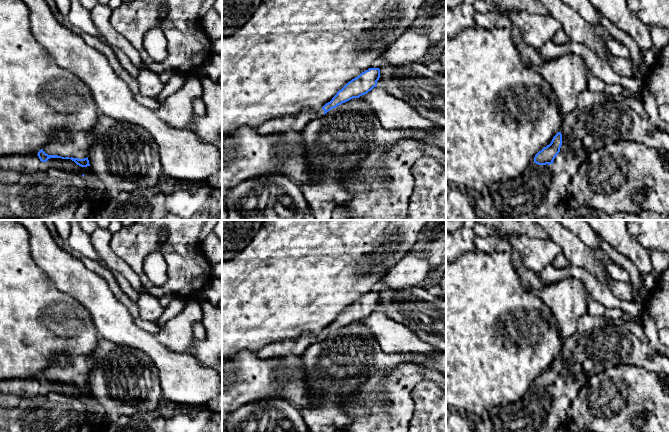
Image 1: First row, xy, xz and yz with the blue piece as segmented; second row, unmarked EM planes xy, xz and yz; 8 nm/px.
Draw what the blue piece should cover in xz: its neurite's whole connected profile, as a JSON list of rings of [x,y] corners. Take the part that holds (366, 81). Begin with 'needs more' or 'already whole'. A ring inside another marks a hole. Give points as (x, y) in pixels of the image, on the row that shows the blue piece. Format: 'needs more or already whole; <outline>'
needs more; [[[369,68],[359,76],[349,81],[332,100],[326,103],[321,110],[311,111],[302,110],[300,113],[289,116],[278,116],[270,119],[257,127],[258,134],[261,136],[280,136],[291,131],[300,132],[303,127],[313,119],[324,116],[328,111],[336,108],[353,98],[359,98],[367,94],[377,86],[380,78],[379,68]]]

